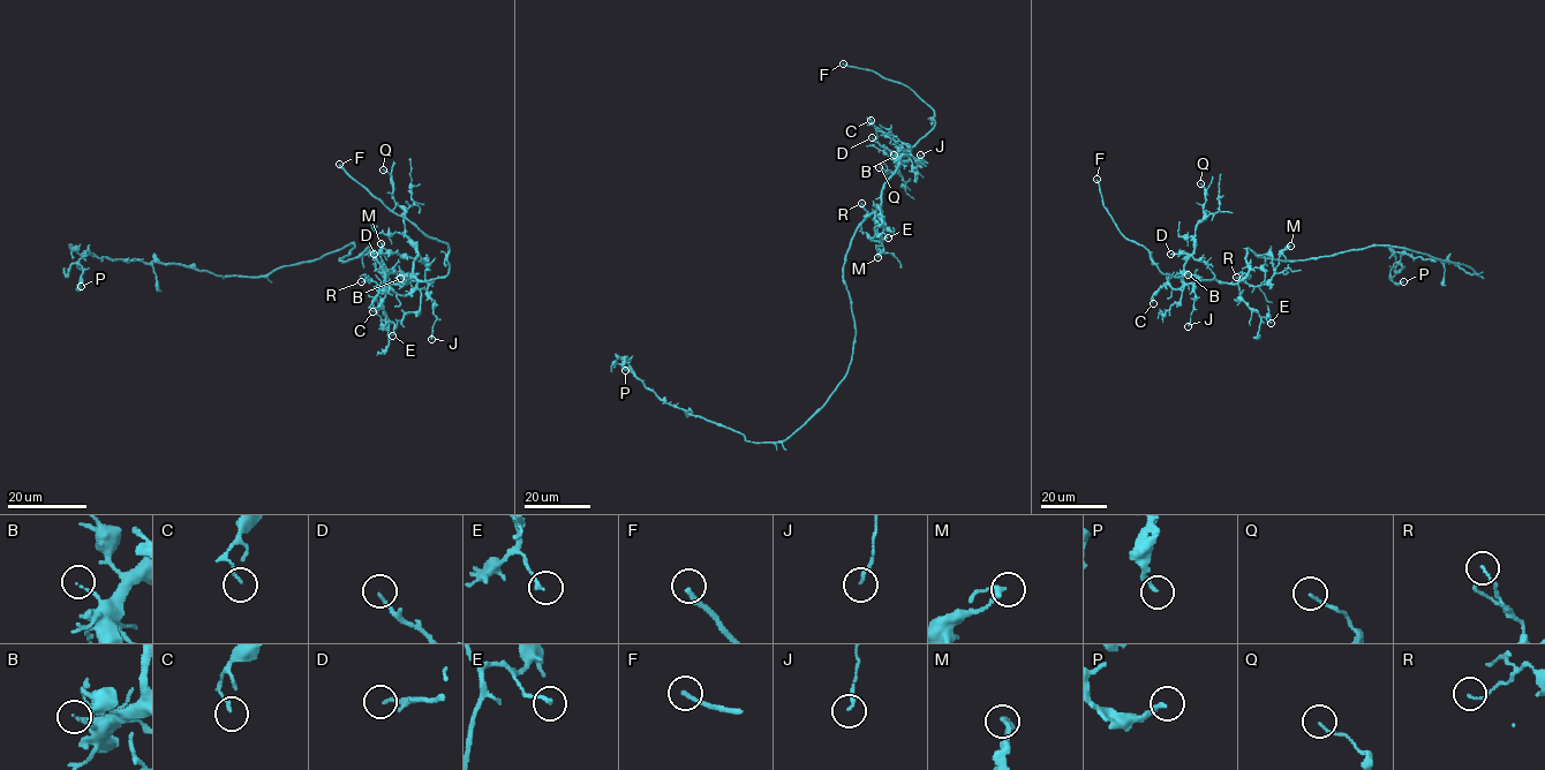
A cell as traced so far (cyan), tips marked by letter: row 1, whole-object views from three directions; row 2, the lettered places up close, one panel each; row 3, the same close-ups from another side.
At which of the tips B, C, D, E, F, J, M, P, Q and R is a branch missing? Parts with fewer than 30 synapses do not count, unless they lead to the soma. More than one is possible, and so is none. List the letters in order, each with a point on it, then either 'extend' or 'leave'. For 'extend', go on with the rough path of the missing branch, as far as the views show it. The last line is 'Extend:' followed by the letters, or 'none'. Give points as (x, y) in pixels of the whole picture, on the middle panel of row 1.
B: at (894, 155); leave
C: at (871, 120); leave
D: at (872, 137); leave
E: at (888, 238); leave
F: at (843, 63); extend
J: at (920, 155); leave
M: at (877, 257); leave
P: at (625, 370); leave
Q: at (879, 167); leave
R: at (861, 203); leave
Extend: F

